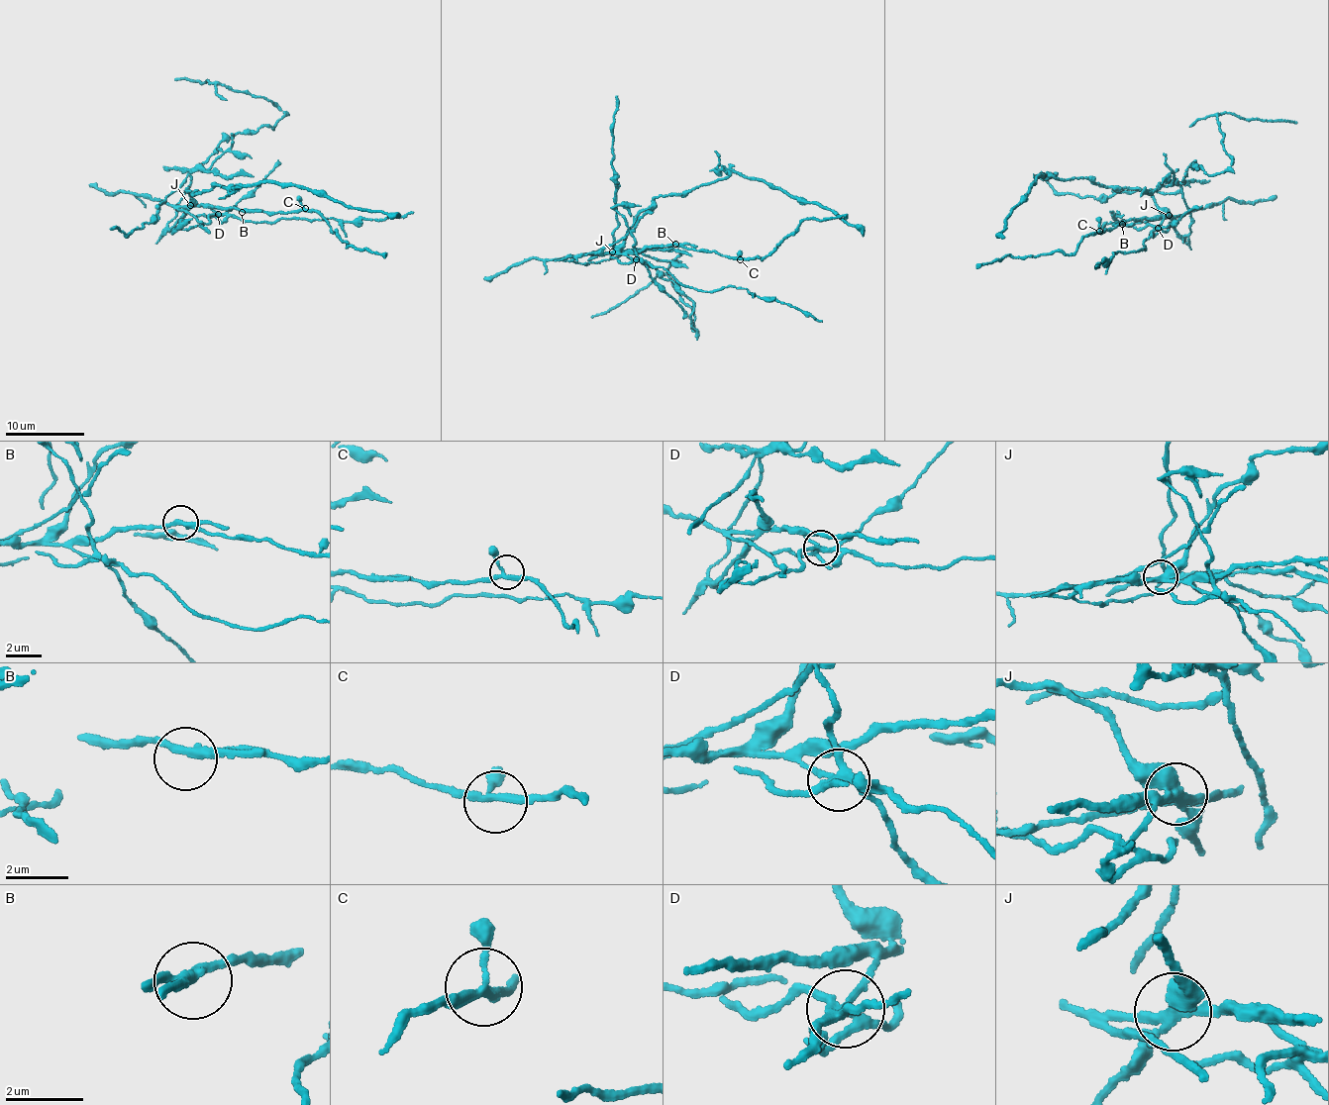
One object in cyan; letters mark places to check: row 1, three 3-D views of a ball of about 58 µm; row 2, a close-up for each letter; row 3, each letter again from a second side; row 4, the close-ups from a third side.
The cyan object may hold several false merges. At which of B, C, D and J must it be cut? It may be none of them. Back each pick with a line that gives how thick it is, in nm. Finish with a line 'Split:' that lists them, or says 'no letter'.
D: 240 nm
J: 340 nm
Split: D, J

